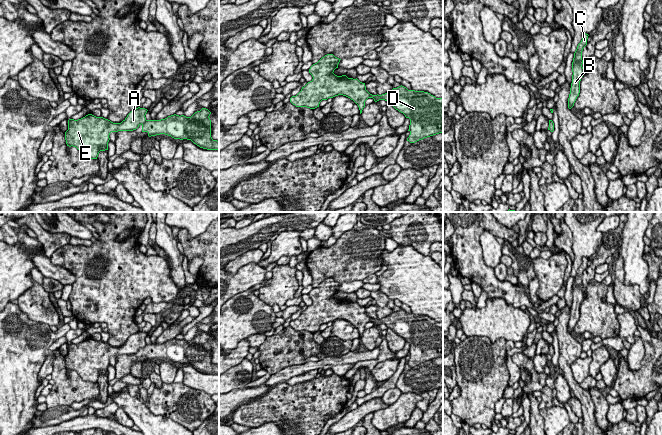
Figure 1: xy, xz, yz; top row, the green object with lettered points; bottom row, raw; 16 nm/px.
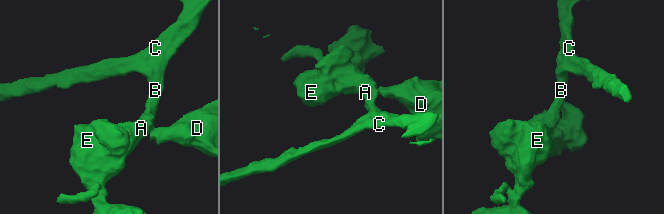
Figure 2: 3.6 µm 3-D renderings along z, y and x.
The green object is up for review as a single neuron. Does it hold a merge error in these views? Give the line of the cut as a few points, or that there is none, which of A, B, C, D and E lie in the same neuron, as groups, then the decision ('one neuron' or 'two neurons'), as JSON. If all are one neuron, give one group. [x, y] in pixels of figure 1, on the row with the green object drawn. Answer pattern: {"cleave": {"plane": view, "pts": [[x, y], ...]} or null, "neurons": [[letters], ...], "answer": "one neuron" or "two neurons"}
{"cleave": {"plane": "xy", "pts": [[147, 120], [142, 124]]}, "neurons": [["A", "B", "C", "E"], ["D"]], "answer": "two neurons"}

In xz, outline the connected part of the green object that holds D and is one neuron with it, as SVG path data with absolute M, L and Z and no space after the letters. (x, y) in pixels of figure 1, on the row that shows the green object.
M404 86L393 88L391 91L382 95L370 95L375 102L385 100L396 110L403 113L406 118L410 119L409 132L407 141L415 143L424 138L443 133L443 98L436 98L428 92L408 90Z

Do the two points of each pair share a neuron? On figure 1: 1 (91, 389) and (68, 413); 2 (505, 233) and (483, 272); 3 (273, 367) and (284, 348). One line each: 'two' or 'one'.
1: two
2: two
3: one

